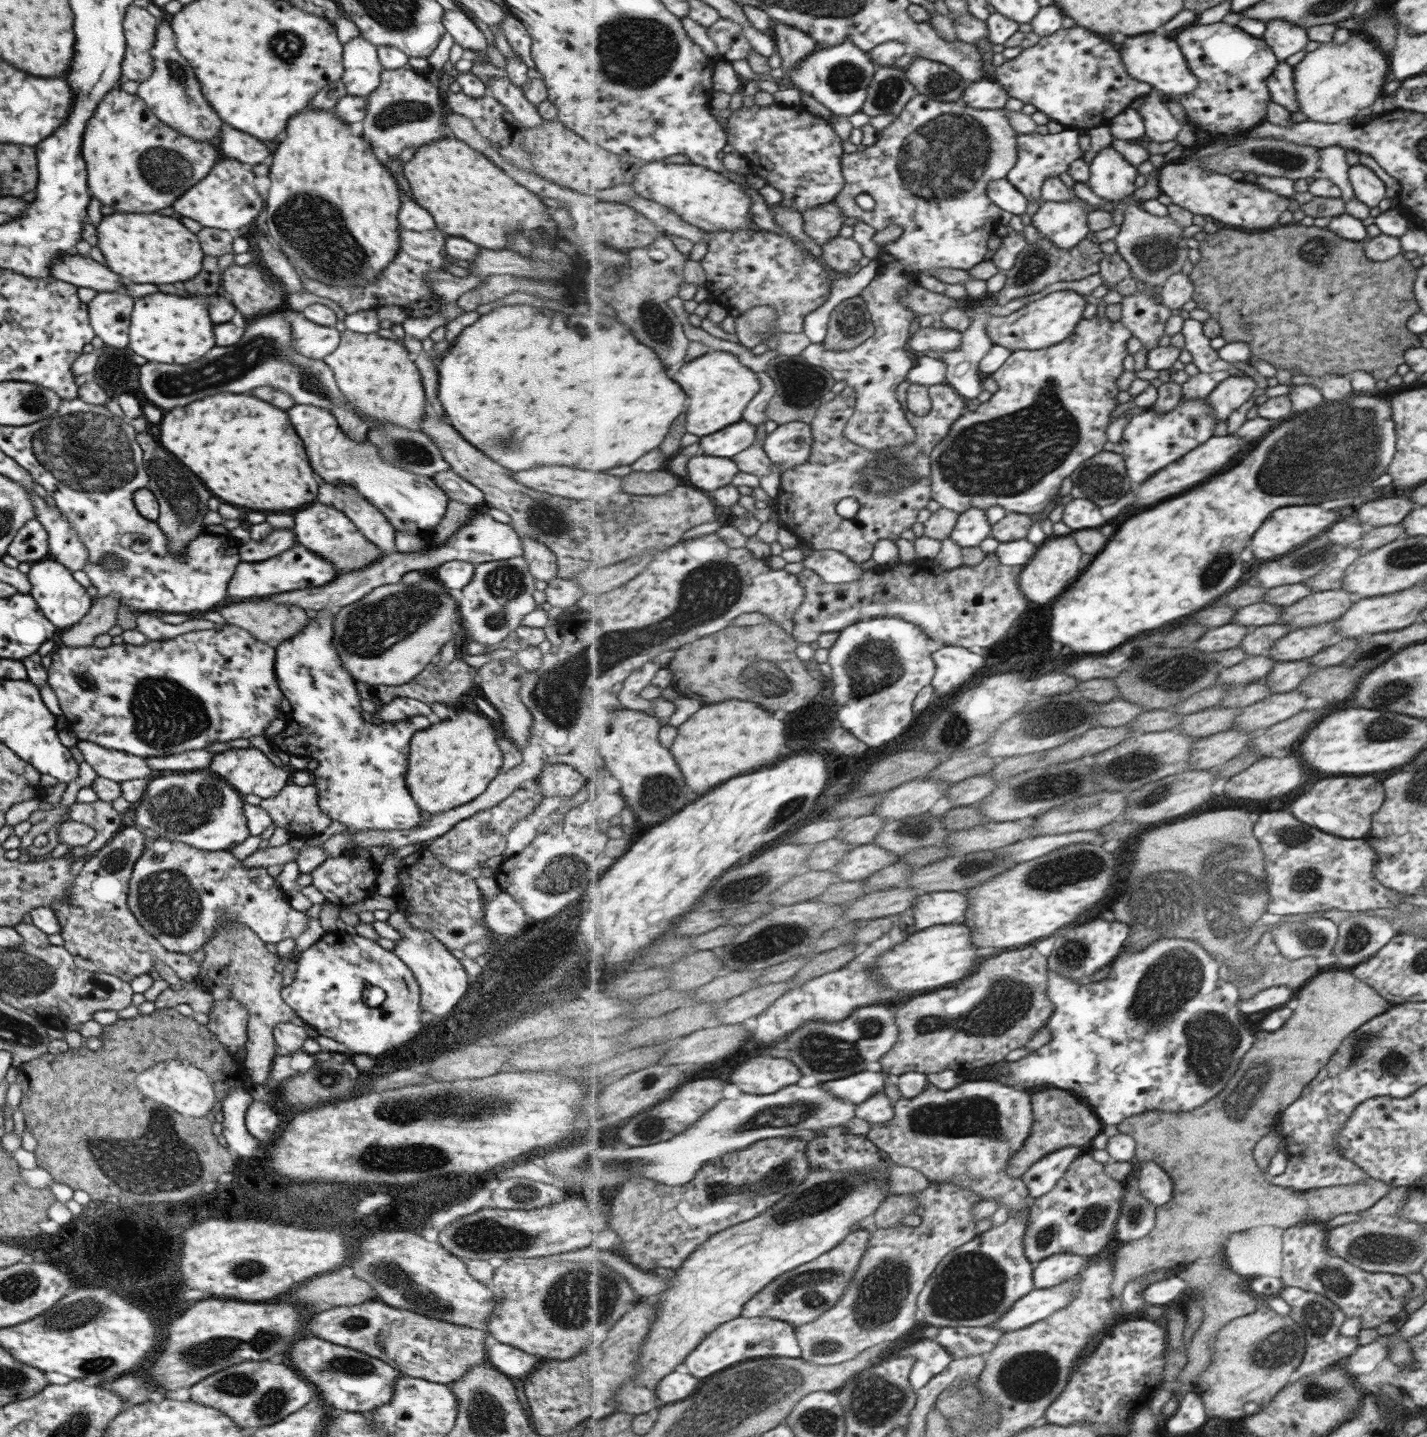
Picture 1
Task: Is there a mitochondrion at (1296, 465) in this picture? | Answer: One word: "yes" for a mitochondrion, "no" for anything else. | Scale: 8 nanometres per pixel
yes

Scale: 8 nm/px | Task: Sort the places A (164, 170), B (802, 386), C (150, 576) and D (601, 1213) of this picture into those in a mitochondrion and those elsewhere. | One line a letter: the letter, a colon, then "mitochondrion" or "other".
A: mitochondrion
B: mitochondrion
C: other
D: other

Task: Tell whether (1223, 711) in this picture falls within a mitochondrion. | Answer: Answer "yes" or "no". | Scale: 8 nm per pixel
no

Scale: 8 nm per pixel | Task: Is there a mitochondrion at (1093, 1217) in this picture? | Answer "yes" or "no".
yes

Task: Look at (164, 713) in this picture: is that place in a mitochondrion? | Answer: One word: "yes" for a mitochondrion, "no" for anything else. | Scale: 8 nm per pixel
yes

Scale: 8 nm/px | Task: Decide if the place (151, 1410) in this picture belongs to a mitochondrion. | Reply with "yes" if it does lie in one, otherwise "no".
no

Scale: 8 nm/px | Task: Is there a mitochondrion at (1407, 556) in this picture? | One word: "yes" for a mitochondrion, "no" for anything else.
yes

